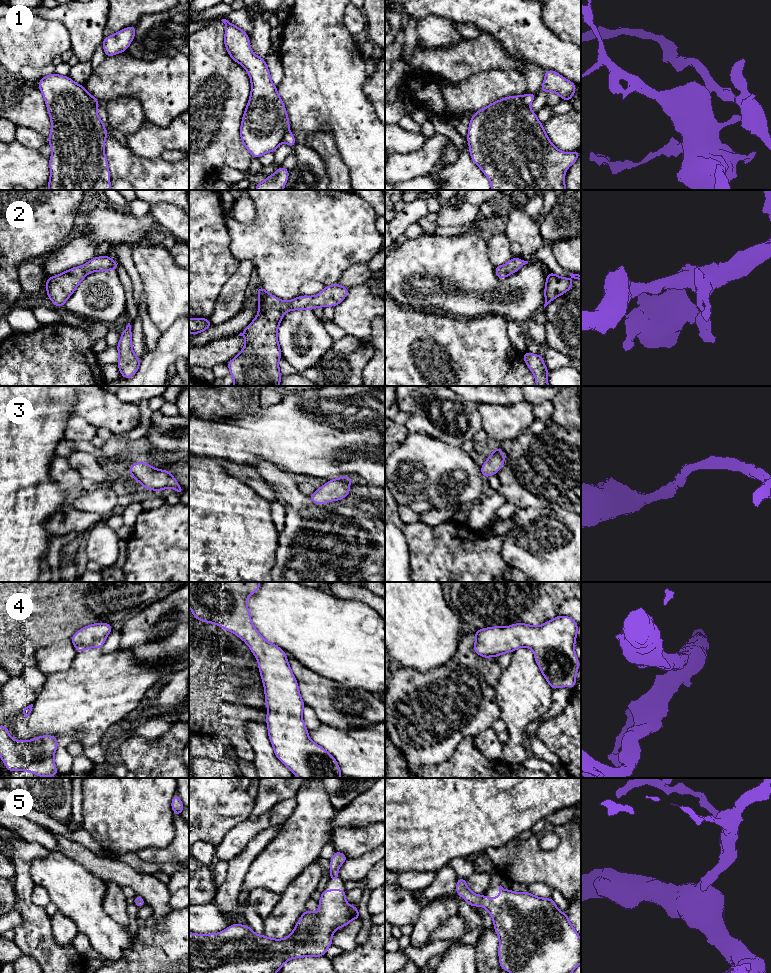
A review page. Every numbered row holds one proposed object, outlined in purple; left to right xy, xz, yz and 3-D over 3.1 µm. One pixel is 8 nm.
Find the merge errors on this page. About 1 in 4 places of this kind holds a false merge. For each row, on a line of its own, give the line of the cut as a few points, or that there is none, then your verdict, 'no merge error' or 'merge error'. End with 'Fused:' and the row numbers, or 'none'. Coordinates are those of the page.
1: cut xz (288, 130), (282, 141); merge error
2: cut none; no merge error
3: cut none; no merge error
4: cut none; no merge error
5: cut none; no merge error
Fused: 1

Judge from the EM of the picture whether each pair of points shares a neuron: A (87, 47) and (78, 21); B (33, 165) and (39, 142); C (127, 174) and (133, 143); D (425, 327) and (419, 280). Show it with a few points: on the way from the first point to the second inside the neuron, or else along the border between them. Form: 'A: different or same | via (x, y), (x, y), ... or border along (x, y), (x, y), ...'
A: same | via (85, 41), (84, 27)
B: different | border along (16, 140), (38, 150)
C: different | border along (126, 144), (135, 154), (153, 159)
D: different | border along (400, 304), (418, 310), (437, 310), (446, 314)

